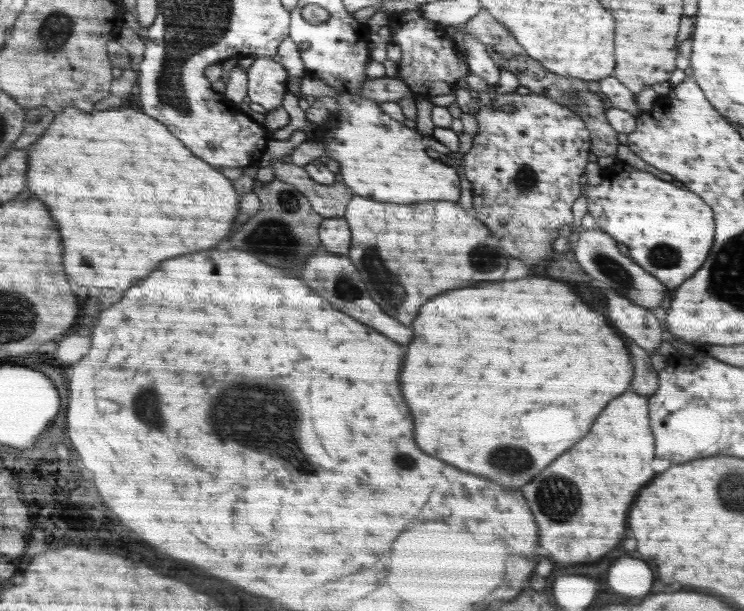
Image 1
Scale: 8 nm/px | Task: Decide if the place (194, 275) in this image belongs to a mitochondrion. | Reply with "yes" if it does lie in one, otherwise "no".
no

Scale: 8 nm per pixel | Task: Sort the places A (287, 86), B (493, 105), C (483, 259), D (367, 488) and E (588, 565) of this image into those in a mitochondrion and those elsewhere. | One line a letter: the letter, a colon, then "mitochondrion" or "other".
A: other
B: other
C: mitochondrion
D: mitochondrion
E: other

